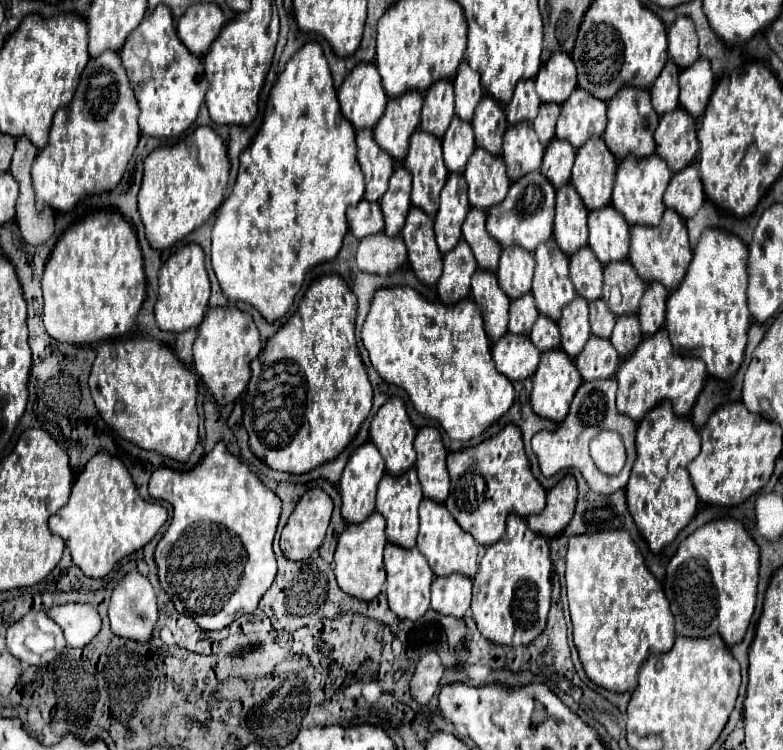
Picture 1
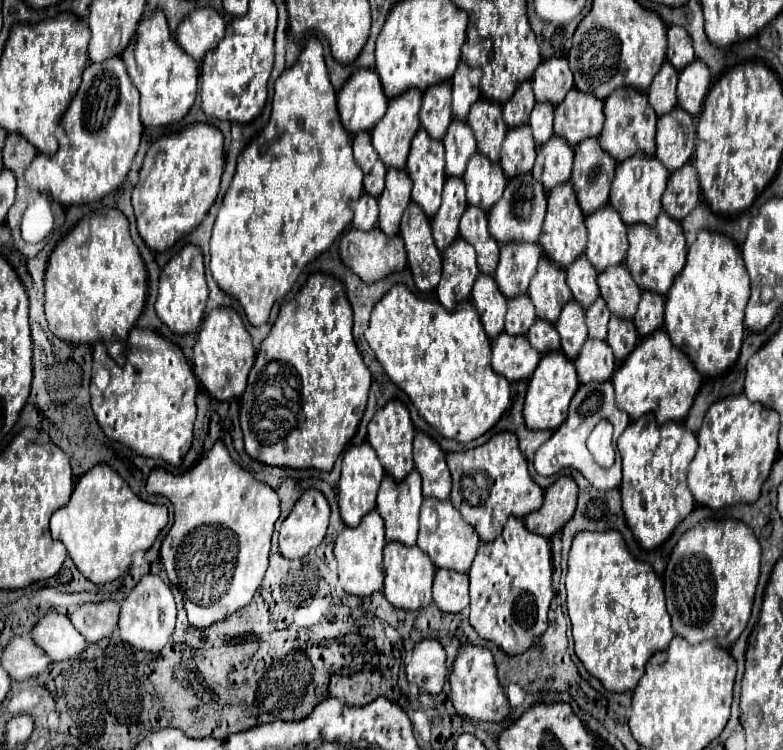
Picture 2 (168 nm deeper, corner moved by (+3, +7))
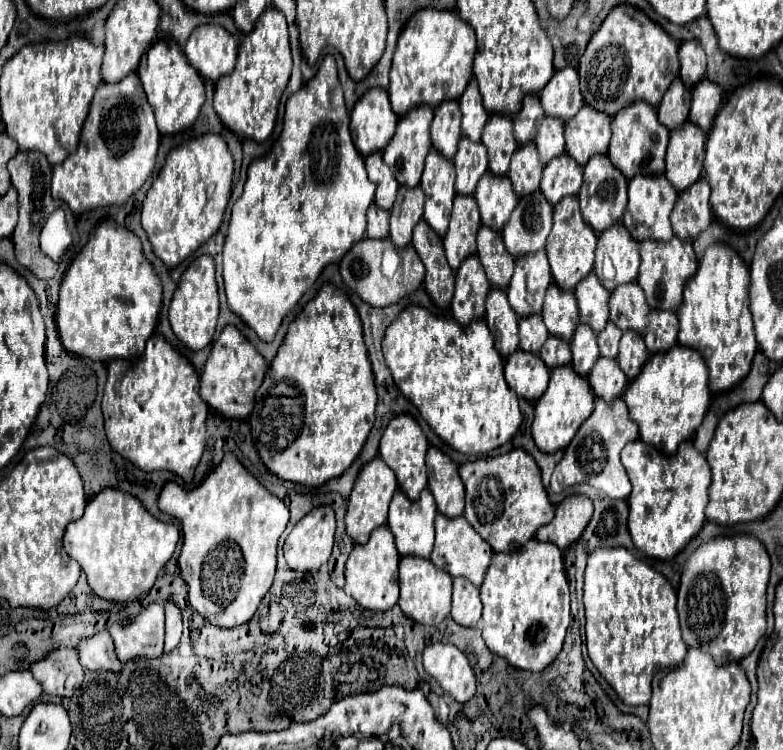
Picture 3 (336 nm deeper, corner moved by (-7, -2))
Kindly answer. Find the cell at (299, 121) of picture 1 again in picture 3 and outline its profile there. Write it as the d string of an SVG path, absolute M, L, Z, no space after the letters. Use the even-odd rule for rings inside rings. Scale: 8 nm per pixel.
M326 55L316 77L310 79L302 91L294 93L288 103L286 103L286 117L284 117L284 129L282 135L278 137L276 145L272 147L272 151L262 157L256 159L250 169L248 169L248 179L244 185L244 193L242 197L236 201L234 209L232 209L232 219L230 219L230 227L228 227L228 235L226 235L226 243L224 243L224 287L226 287L226 295L228 295L228 307L234 315L238 315L250 329L256 331L256 335L262 341L272 341L276 331L282 325L282 319L286 317L286 313L300 301L300 297L314 285L314 281L318 279L318 275L322 273L322 269L330 263L336 263L342 259L342 255L354 245L358 243L358 239L362 239L366 235L366 211L370 207L370 203L374 201L374 183L368 181L366 171L364 171L364 159L362 155L356 151L352 137L350 137L350 117L344 105L344 97L342 97L342 87L340 87L340 79L336 73L336 63L332 55Z

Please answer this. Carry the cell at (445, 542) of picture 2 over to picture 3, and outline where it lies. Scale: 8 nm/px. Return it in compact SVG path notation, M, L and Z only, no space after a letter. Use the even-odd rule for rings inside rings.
M442 513L436 515L436 543L434 543L434 551L430 561L450 573L452 577L466 577L470 583L474 583L476 587L482 585L486 569L490 565L492 559L492 547L470 527L470 523L466 523L464 517L446 517Z

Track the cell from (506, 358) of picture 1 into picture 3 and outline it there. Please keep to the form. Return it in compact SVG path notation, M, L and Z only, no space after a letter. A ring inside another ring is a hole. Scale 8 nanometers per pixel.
M520 349L506 359L504 375L510 389L516 391L518 397L532 403L544 395L550 379L550 371L546 365L542 365L542 359Z

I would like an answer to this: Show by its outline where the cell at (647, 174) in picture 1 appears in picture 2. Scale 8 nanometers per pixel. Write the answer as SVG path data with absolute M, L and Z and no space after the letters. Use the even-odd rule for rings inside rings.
M628 158L618 164L612 190L610 190L610 204L618 210L624 224L648 224L654 226L658 214L662 212L662 192L666 188L670 172L658 162L658 158Z

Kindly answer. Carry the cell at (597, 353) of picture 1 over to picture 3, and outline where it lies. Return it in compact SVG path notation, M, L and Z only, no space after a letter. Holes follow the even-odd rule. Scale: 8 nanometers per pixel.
M600 357L588 375L588 383L596 397L604 399L606 403L612 403L614 399L622 397L622 391L626 389L628 379L626 379L626 375L622 375L622 371L614 359Z

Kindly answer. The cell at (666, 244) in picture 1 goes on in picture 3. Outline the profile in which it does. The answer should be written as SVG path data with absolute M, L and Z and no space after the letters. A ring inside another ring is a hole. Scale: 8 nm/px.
M672 237L668 243L656 243L656 241L642 241L640 243L640 273L638 273L638 285L646 293L646 301L652 309L670 309L676 311L682 303L682 291L688 279L694 277L698 269L698 261L692 249L692 241L682 241L678 237Z

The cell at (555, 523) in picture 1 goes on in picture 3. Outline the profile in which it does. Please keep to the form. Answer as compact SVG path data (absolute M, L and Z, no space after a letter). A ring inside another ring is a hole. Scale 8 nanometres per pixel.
M570 495L558 507L552 523L538 529L538 541L556 543L560 549L574 545L592 517L594 505L586 495Z

